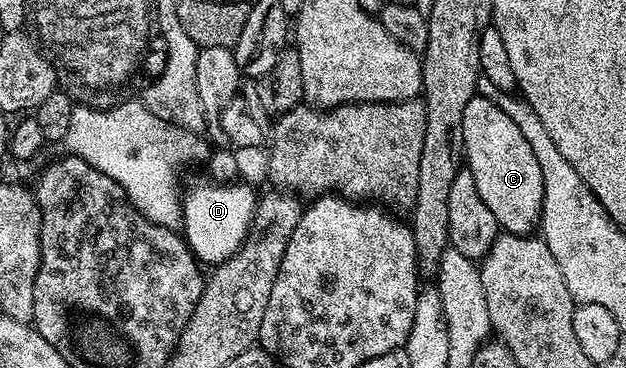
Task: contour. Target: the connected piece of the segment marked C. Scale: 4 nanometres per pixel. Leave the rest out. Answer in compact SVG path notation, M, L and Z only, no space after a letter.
M476 96L472 100L468 100L468 105L464 107L464 124L462 125L462 149L464 151L464 162L468 169L472 172L472 180L476 180L476 188L480 191L480 200L484 200L484 204L488 204L492 216L496 216L499 227L503 231L510 234L534 234L539 229L542 221L542 205L544 204L544 176L540 176L540 164L536 161L536 156L532 152L532 144L528 144L528 140L524 140L524 132L520 132L520 124L516 124L516 120L512 120L512 116L508 116L508 112L504 112L498 107L497 101L493 97L482 98Z

